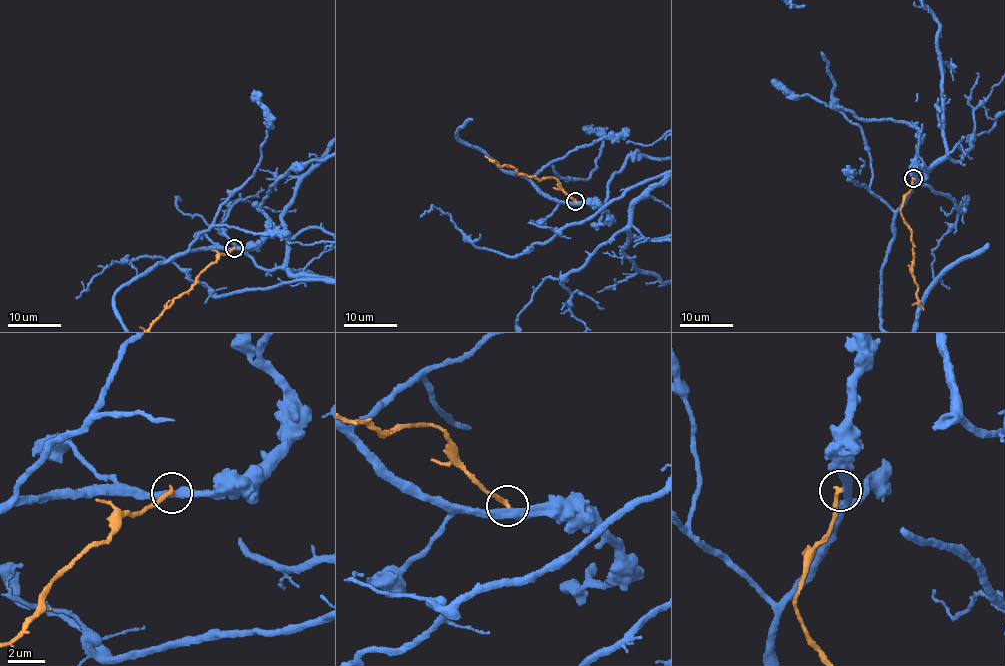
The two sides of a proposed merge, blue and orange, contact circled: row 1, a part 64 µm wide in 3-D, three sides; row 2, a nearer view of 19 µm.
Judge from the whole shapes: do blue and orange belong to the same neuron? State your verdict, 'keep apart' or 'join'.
keep apart

